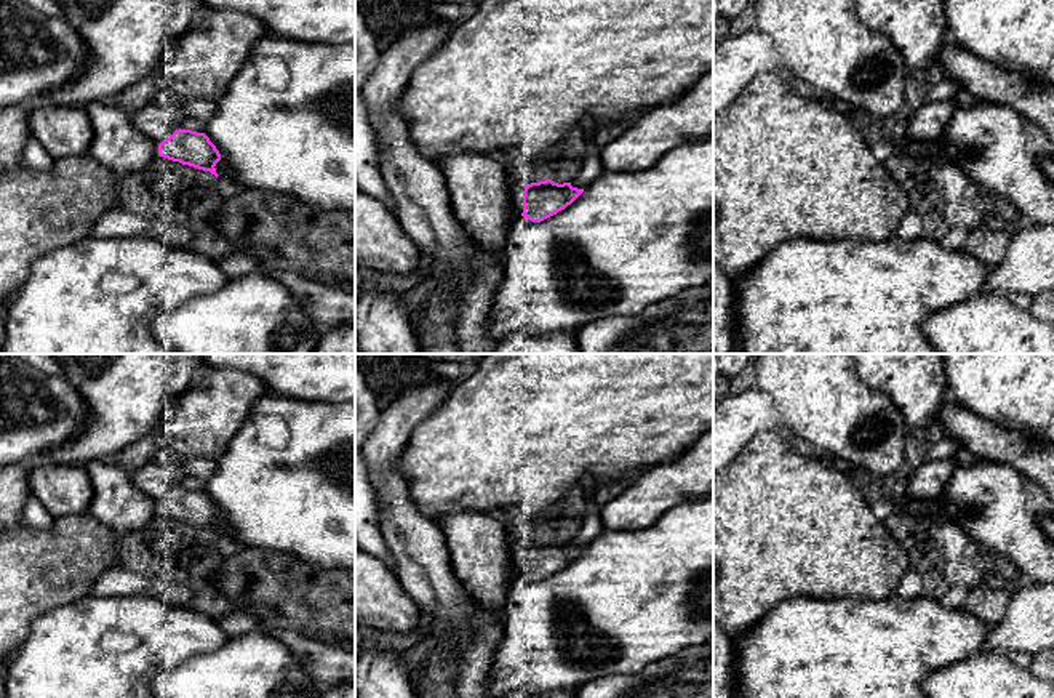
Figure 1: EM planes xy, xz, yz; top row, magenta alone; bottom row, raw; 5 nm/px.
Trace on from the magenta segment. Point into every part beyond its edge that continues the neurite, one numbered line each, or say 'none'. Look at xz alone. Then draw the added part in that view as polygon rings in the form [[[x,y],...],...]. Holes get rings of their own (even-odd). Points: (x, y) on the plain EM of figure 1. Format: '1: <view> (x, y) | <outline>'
1: xz (517, 562) | [[[525,544],[513,548],[510,578],[515,578],[515,576],[521,575],[521,572],[523,572],[523,549],[525,549]]]

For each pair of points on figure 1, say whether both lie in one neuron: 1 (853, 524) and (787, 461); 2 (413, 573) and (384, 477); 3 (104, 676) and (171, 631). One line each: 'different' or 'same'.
1: same
2: same
3: same

